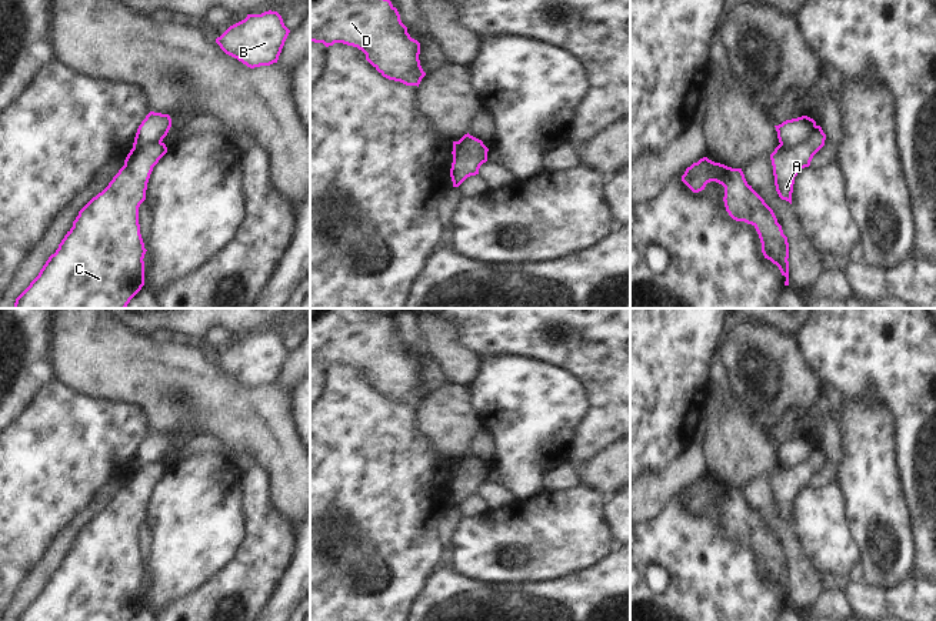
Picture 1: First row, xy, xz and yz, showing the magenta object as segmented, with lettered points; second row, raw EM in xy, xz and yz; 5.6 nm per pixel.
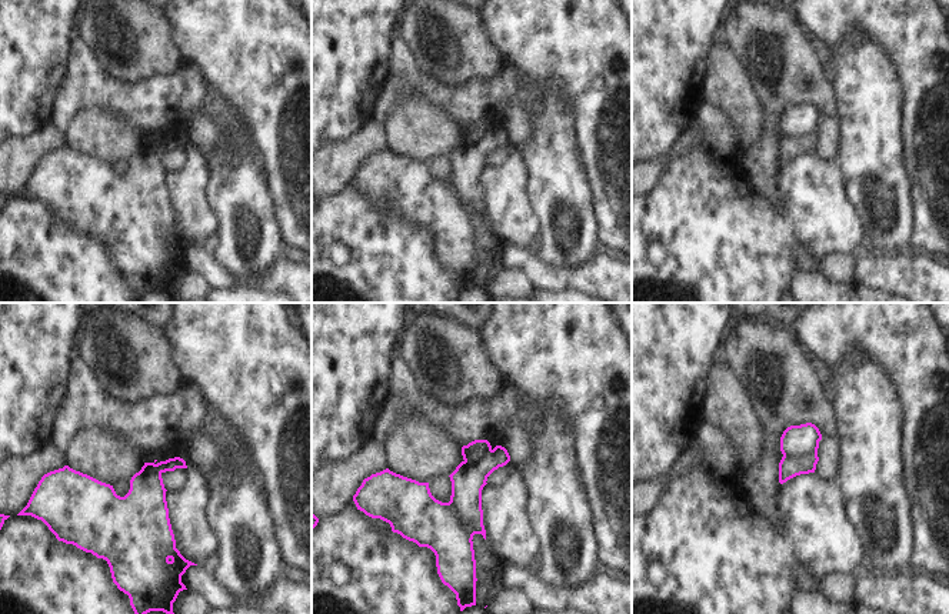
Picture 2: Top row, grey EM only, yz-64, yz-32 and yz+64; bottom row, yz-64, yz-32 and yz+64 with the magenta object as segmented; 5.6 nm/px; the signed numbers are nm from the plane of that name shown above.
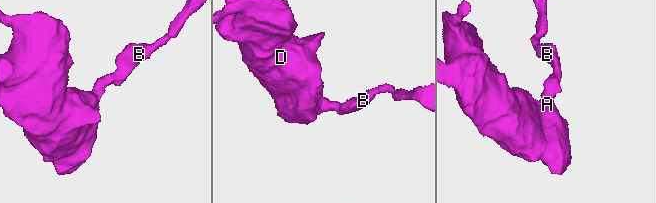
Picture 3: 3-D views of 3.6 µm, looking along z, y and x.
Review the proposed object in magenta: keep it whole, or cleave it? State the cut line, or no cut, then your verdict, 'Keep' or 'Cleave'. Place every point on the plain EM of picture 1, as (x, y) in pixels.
Split along yz (816, 446), (803, 461), (780, 464). Cleave.

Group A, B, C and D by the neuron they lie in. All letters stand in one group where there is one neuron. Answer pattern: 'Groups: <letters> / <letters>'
Groups: A C D / B.

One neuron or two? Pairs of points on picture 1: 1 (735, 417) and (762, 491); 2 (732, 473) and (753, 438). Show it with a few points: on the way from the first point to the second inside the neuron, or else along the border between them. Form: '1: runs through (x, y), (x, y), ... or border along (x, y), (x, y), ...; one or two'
1: border along (769, 474), (755, 477), (740, 487); two
2: runs through (733, 464), (733, 458), (745, 447); one

